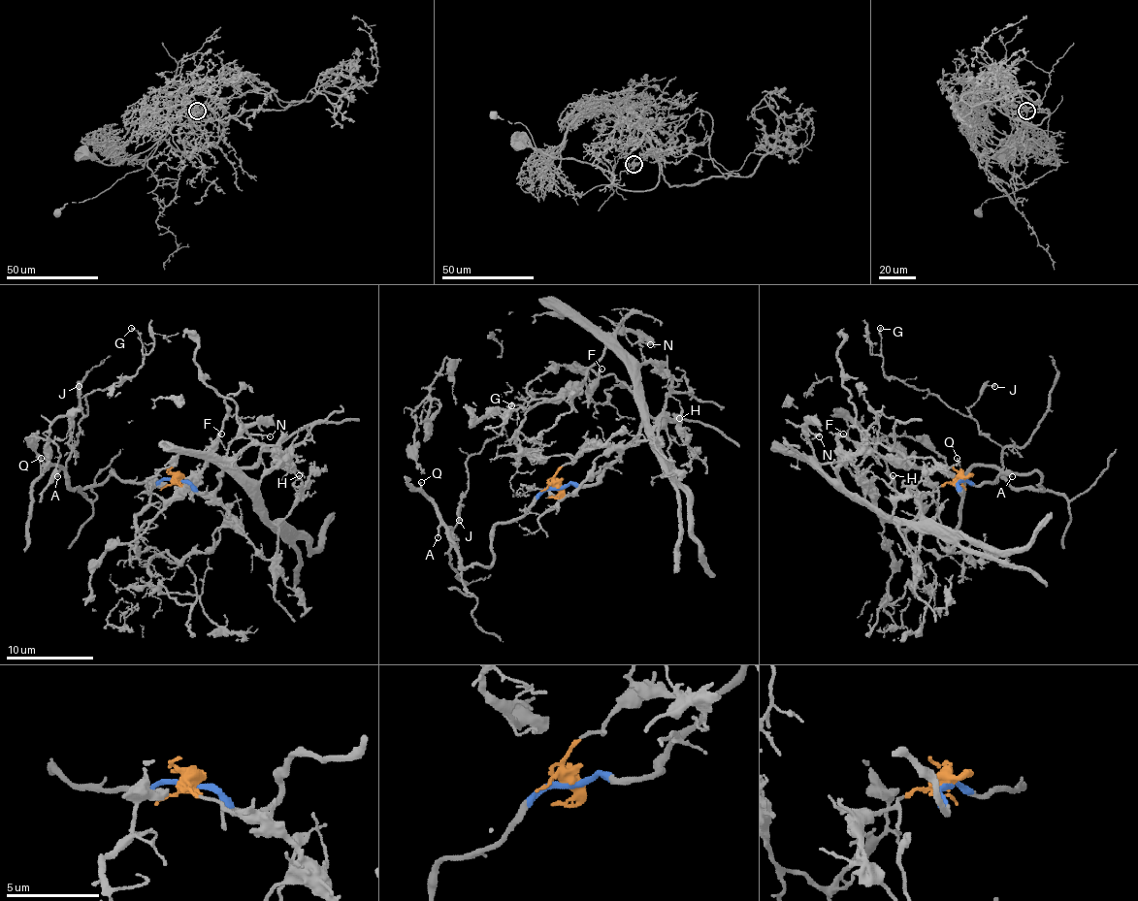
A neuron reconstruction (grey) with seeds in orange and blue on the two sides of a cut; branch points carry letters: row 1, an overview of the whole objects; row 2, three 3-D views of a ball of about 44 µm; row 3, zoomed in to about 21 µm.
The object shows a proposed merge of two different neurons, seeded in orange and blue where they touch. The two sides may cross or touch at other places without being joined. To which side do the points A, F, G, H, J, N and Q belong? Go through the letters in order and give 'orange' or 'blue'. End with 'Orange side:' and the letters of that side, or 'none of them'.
A: blue
F: orange
G: blue
H: orange
J: blue
N: orange
Q: blue
Orange side: F, H, N

